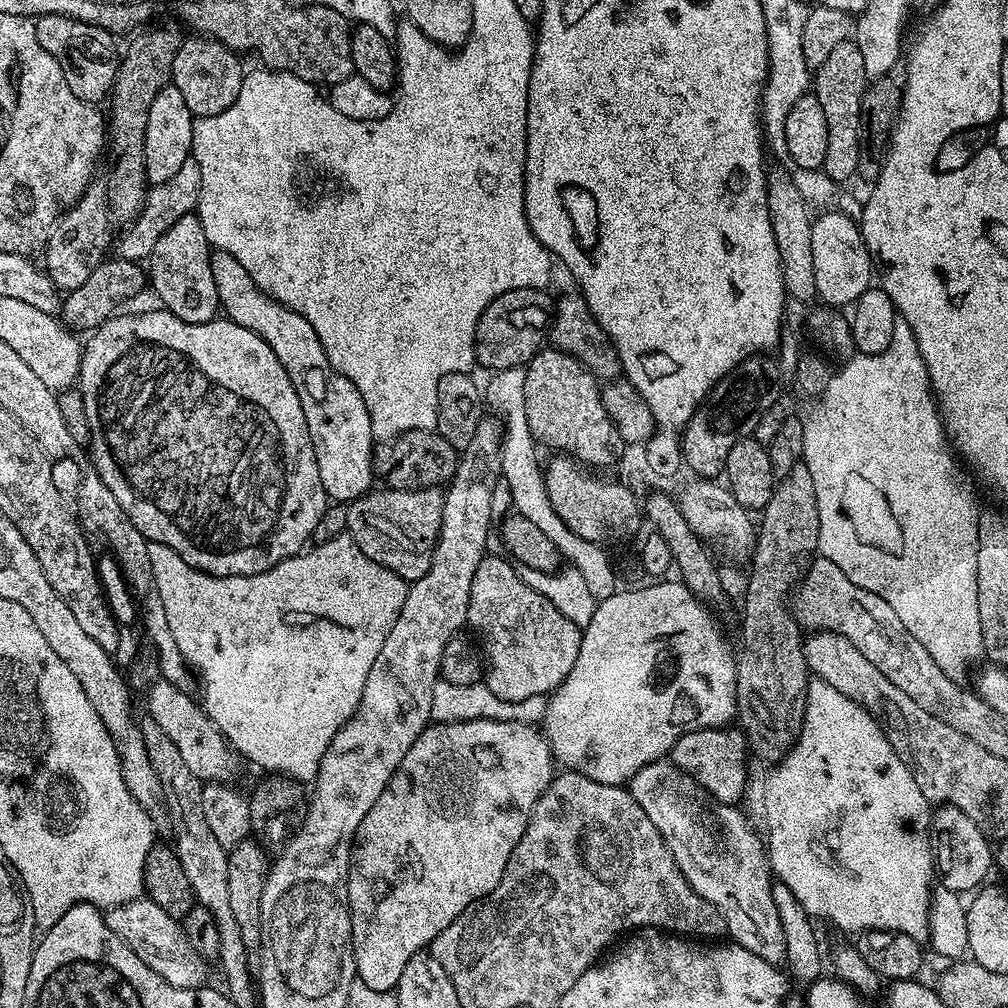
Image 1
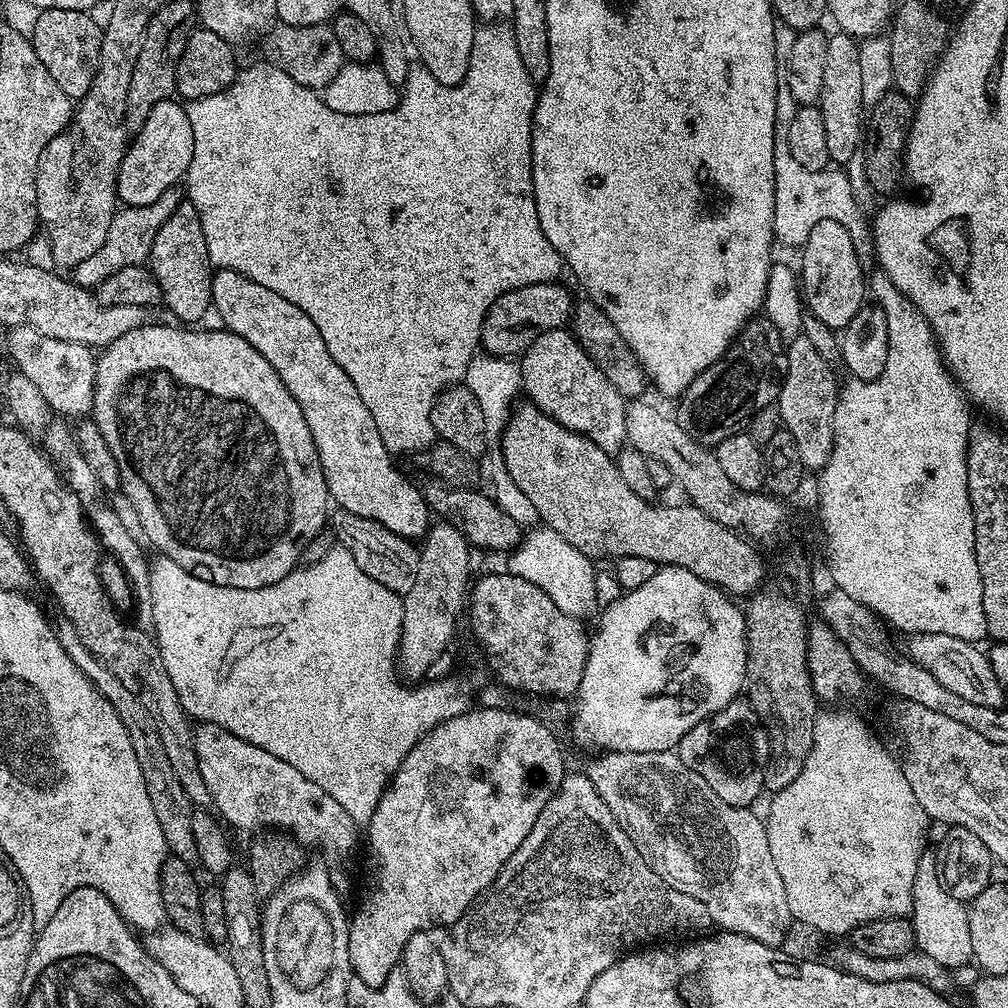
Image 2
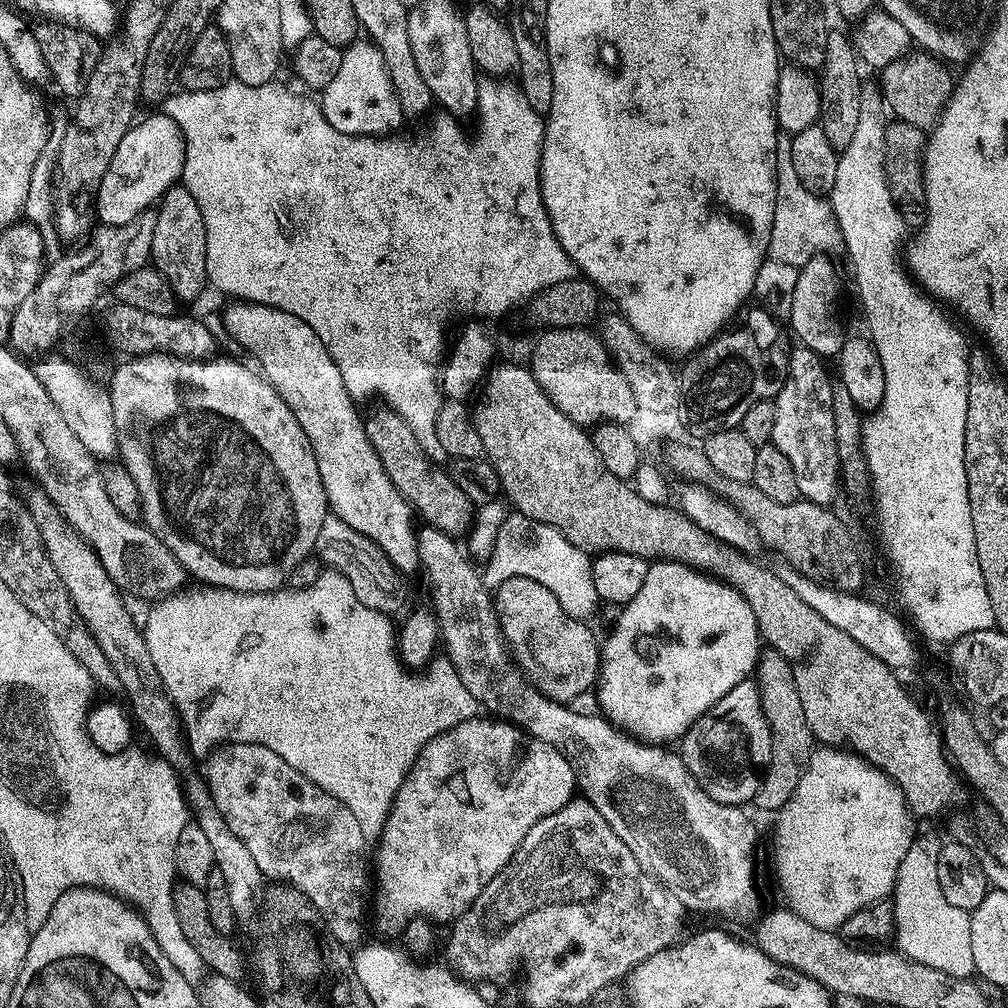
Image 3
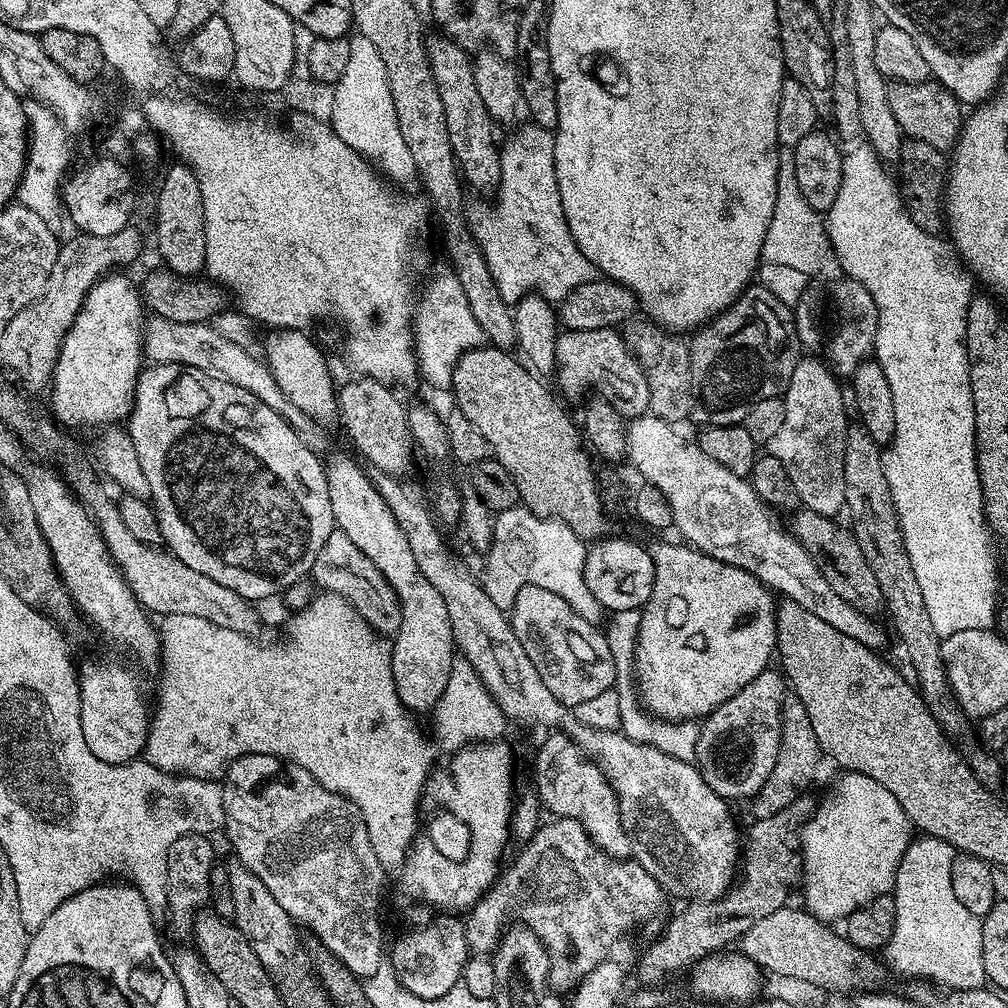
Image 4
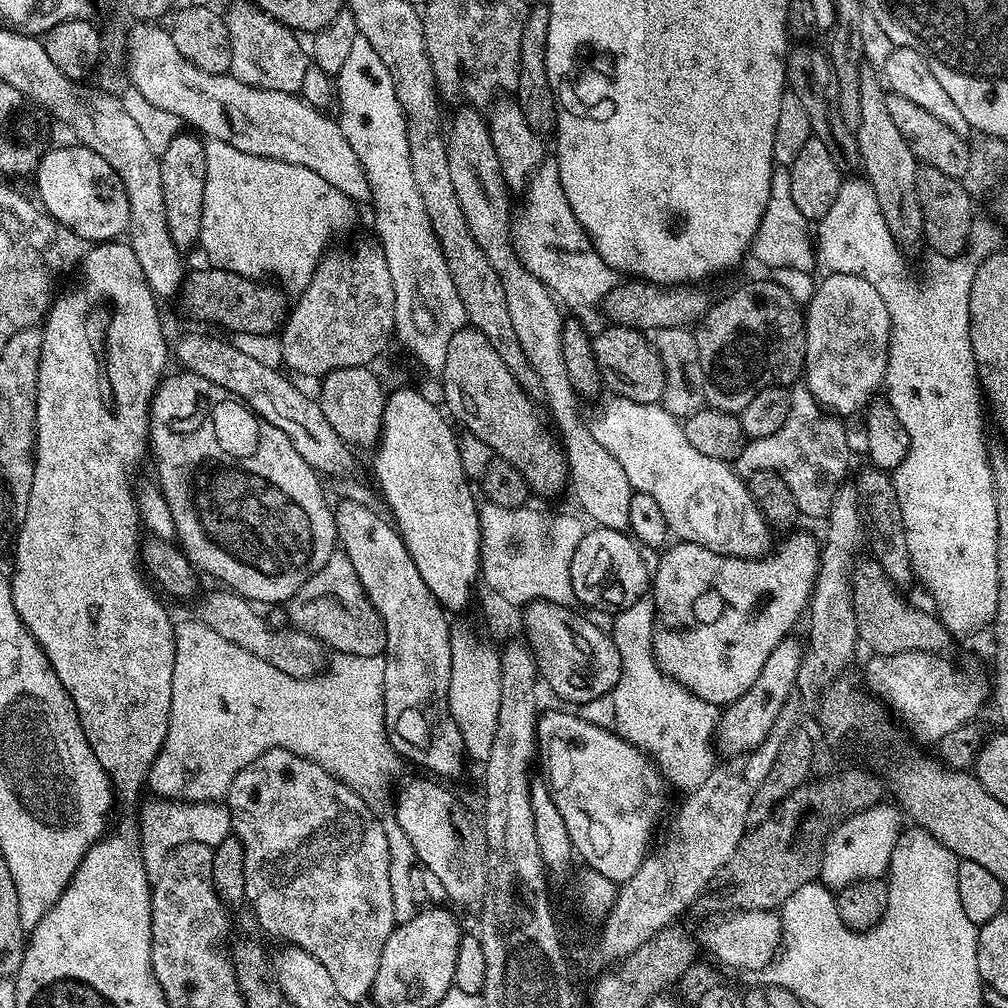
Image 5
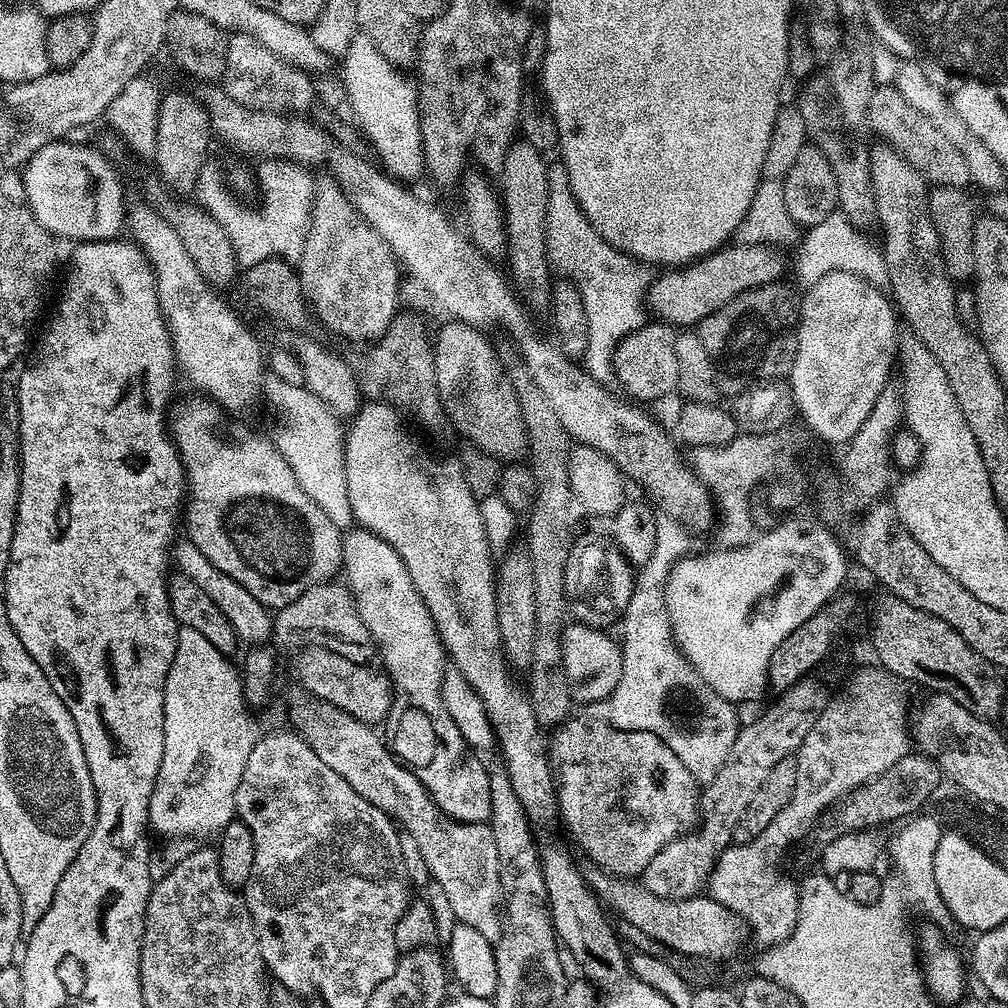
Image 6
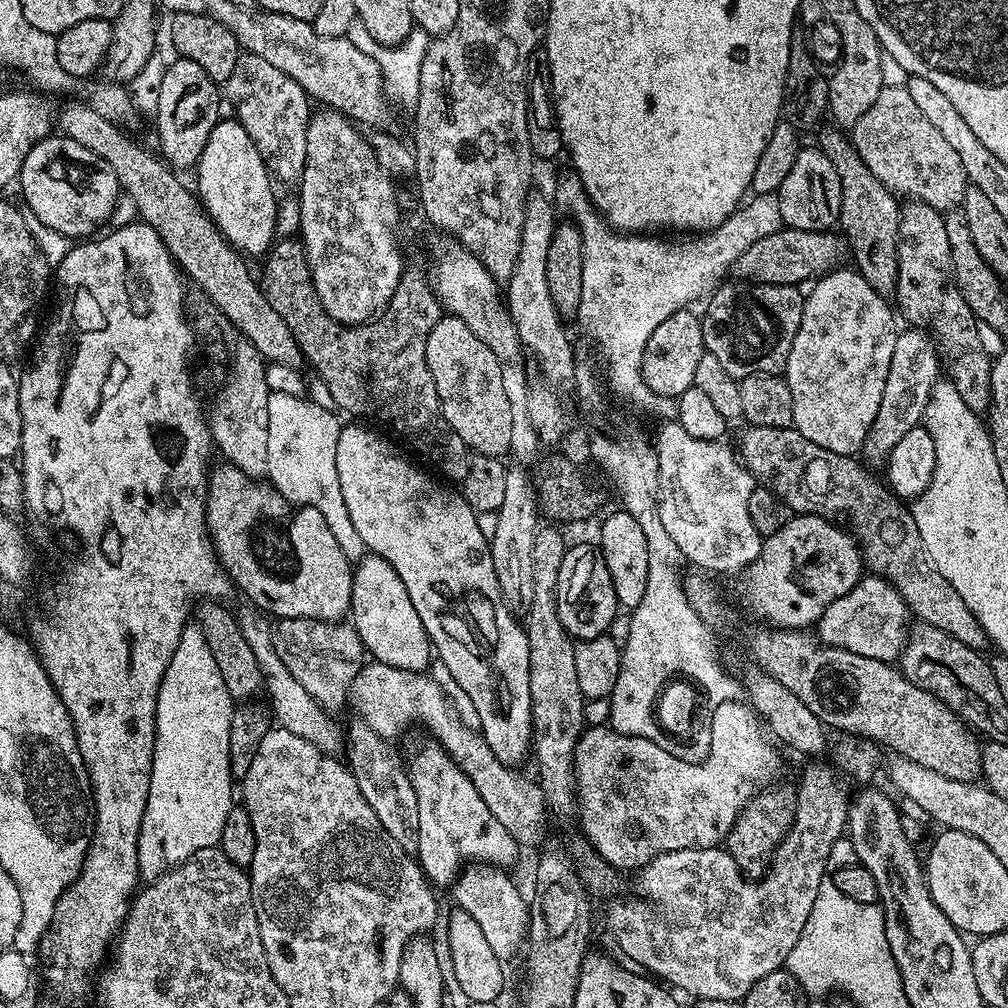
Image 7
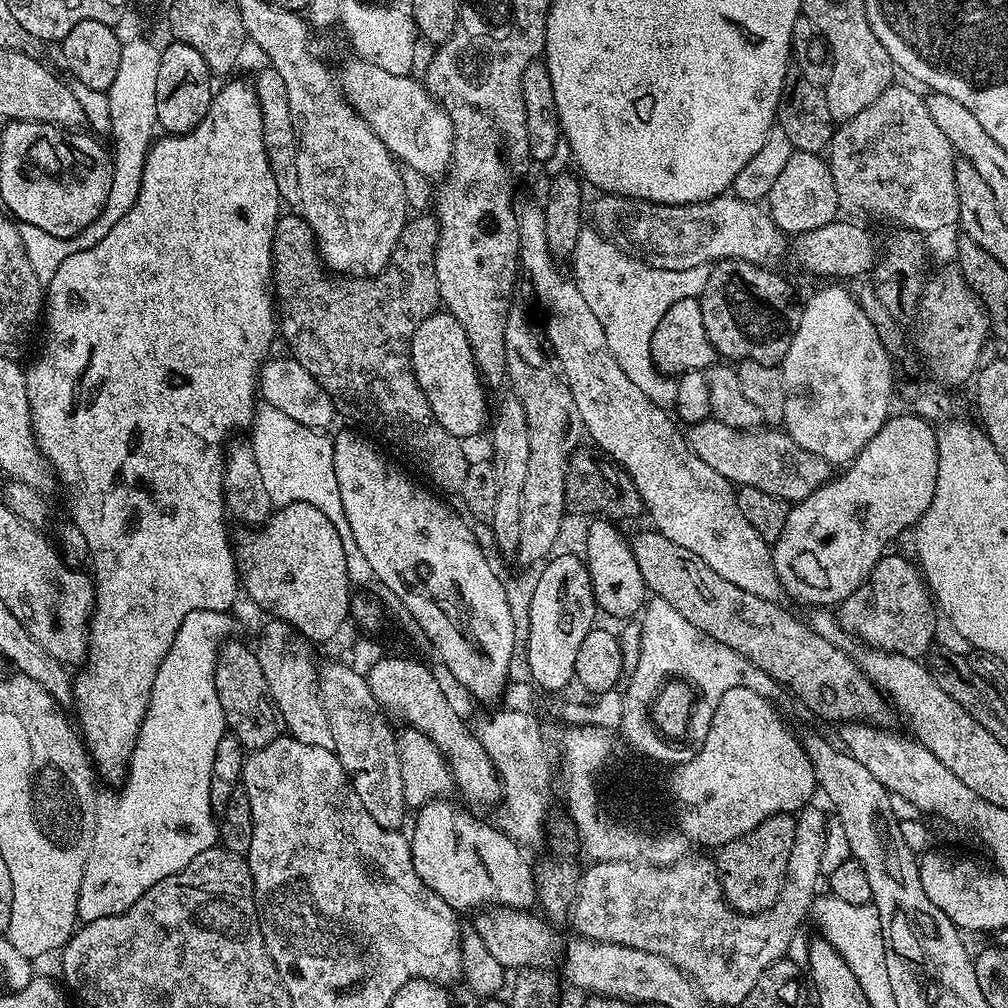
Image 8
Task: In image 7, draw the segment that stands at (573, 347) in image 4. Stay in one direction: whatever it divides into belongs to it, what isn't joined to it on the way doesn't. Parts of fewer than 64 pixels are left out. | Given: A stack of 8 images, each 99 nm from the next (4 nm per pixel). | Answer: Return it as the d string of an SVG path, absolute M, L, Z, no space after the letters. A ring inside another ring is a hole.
M692 310L675 312L666 318L666 322L658 322L658 330L650 334L642 354L640 376L646 386L654 390L654 394L675 398L693 387L694 370L698 368L705 351L700 316L692 313Z

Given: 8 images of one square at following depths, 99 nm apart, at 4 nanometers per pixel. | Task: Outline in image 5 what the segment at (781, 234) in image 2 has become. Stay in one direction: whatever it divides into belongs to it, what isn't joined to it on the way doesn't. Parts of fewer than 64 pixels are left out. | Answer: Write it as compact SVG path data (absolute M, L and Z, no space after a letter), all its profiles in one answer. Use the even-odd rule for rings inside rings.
M777 167L772 173L770 198L766 202L766 214L754 234L750 252L753 257L756 255L757 262L765 264L765 269L768 270L776 267L786 267L787 269L797 269L811 273L817 267L814 232L810 227L810 221L800 213L798 206L794 206L794 198L790 194L790 174L787 167Z

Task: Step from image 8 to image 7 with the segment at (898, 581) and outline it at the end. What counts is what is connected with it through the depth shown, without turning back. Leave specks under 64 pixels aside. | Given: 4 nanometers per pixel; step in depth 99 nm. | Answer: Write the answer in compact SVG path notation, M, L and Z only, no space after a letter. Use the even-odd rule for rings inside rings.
M875 574L861 575L860 581L842 598L830 602L822 618L814 625L815 635L821 644L850 650L875 660L899 661L900 652L908 641L910 613L902 594L894 590L888 580Z

